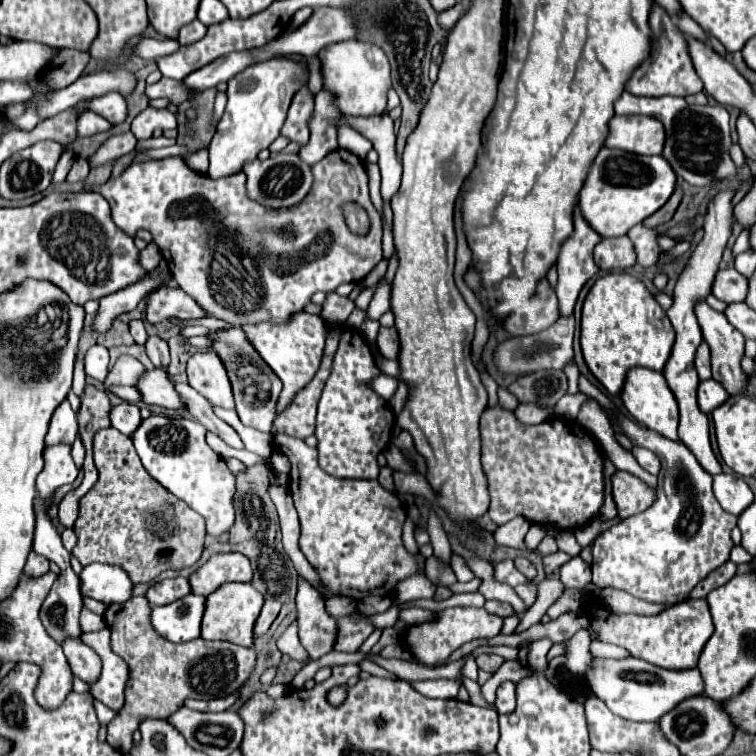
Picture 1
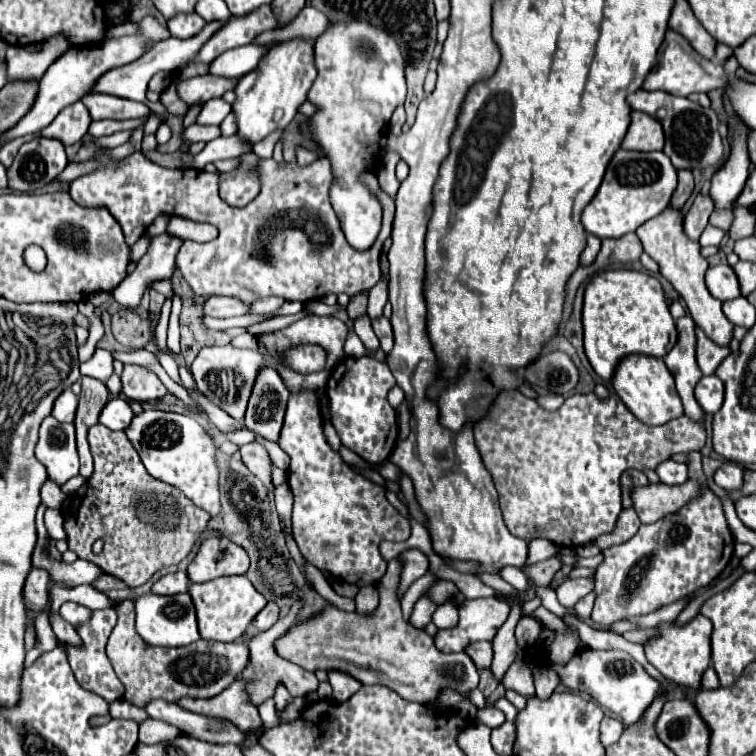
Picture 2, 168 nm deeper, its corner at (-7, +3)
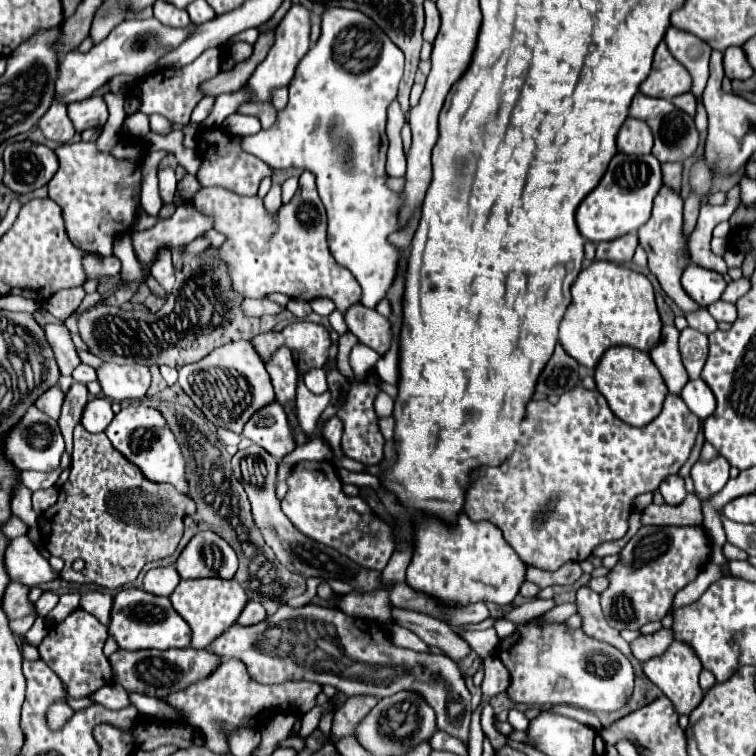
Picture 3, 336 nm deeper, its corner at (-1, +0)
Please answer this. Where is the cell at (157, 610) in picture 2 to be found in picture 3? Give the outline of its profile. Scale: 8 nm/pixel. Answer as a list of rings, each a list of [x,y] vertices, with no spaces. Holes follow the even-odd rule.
[[[124,588],[114,596],[112,624],[108,632],[116,638],[118,646],[124,650],[144,650],[144,648],[170,650],[190,646],[190,626],[182,616],[176,614],[172,602],[162,596],[148,594],[140,588]]]

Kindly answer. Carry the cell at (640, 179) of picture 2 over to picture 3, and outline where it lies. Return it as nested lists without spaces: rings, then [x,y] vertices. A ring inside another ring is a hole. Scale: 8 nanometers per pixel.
[[[622,152],[616,154],[600,184],[582,200],[582,204],[576,210],[576,224],[580,234],[586,240],[598,244],[602,240],[614,240],[618,236],[636,232],[642,224],[650,220],[658,188],[662,188],[662,170],[660,162],[652,154],[648,156],[628,156]]]

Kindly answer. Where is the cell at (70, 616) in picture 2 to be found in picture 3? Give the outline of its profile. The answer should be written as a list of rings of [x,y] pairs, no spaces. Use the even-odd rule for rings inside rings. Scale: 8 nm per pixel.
[[[44,592],[42,594],[42,598],[36,602],[36,606],[38,606],[38,612],[42,614],[42,616],[46,616],[56,604],[58,604],[58,600],[60,600],[60,596],[58,594],[54,594],[54,592]]]

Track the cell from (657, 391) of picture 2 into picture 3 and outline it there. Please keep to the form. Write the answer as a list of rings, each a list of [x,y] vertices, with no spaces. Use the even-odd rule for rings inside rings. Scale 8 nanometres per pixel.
[[[618,346],[610,348],[610,354],[602,356],[600,366],[594,370],[594,380],[598,392],[608,400],[610,410],[630,426],[648,426],[660,412],[668,394],[660,370],[654,366],[648,352],[638,352],[634,348]]]

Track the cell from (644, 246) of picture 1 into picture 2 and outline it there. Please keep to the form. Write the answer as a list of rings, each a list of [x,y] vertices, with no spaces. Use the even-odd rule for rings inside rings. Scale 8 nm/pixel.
[[[668,205],[660,215],[656,215],[654,219],[646,221],[644,225],[638,227],[636,235],[640,237],[644,251],[660,265],[660,273],[672,283],[672,287],[680,293],[680,297],[686,301],[688,313],[692,315],[694,323],[706,331],[706,335],[720,343],[720,345],[728,345],[732,339],[732,329],[734,325],[728,323],[728,319],[724,319],[724,313],[720,311],[722,303],[710,295],[710,291],[706,289],[704,283],[704,273],[708,269],[708,261],[700,255],[700,243],[692,241],[686,237],[684,233],[684,215],[680,209],[672,209],[672,205]]]

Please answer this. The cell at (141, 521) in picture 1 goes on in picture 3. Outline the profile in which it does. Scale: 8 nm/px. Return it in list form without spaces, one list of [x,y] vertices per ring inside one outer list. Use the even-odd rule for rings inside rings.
[[[82,424],[74,428],[74,456],[68,486],[70,488],[64,484],[60,488],[58,502],[40,516],[40,532],[44,544],[52,556],[60,556],[66,562],[62,580],[68,582],[90,582],[104,588],[122,588],[126,584],[132,584],[146,564],[172,556],[176,552],[184,532],[182,520],[196,510],[192,498],[180,494],[170,484],[156,484],[146,480],[138,466],[130,464],[118,450],[114,450],[106,434],[90,434]],[[78,558],[86,562],[80,572],[72,570],[72,564]]]

